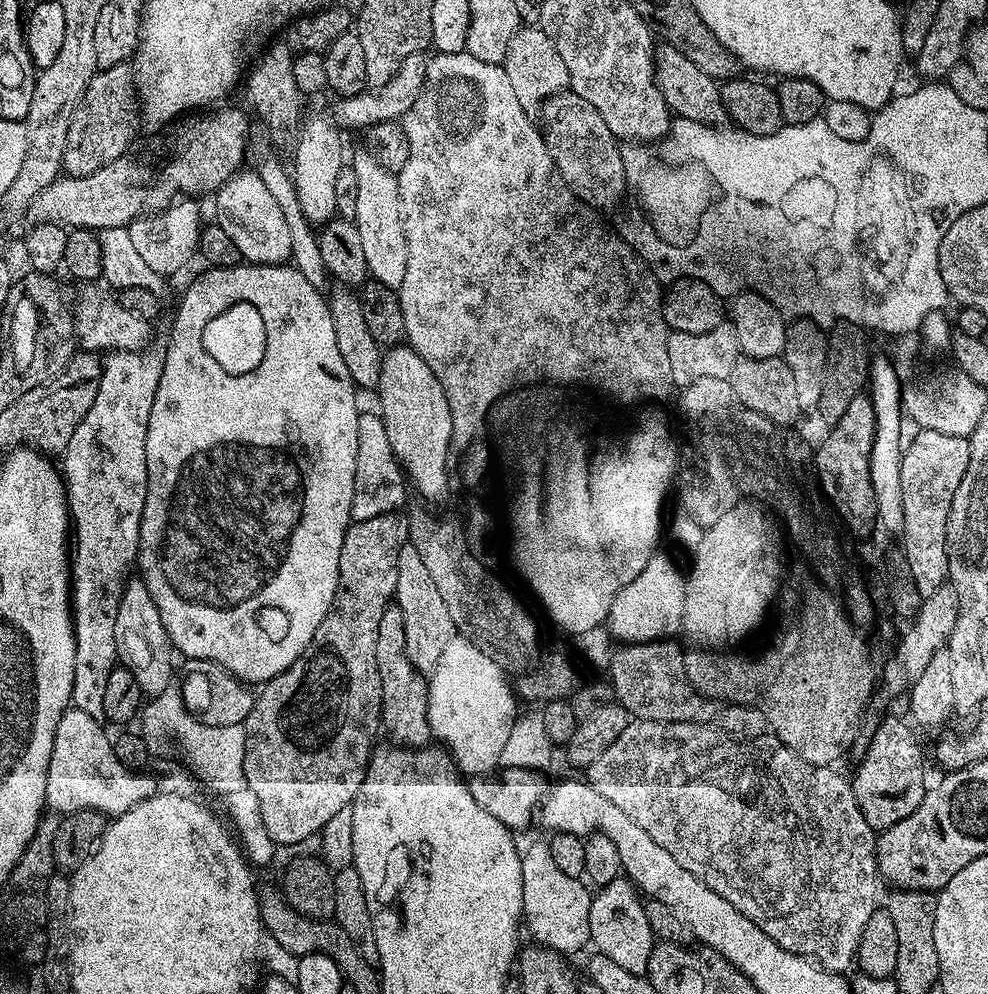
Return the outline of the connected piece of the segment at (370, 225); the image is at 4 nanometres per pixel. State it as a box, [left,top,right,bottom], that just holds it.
[350,150,406,290]

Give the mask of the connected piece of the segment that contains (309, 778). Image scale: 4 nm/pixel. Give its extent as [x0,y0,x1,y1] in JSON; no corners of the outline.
[243,512,409,846]

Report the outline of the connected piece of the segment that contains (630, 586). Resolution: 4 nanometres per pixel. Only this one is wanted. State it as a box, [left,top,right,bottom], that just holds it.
[606,550,686,644]

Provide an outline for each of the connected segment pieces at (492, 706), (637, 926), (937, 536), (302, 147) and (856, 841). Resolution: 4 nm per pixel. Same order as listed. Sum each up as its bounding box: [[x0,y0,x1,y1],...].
[[427,634,518,777],[588,878,654,976],[901,430,970,553],[290,115,346,226],[586,719,882,973]]

